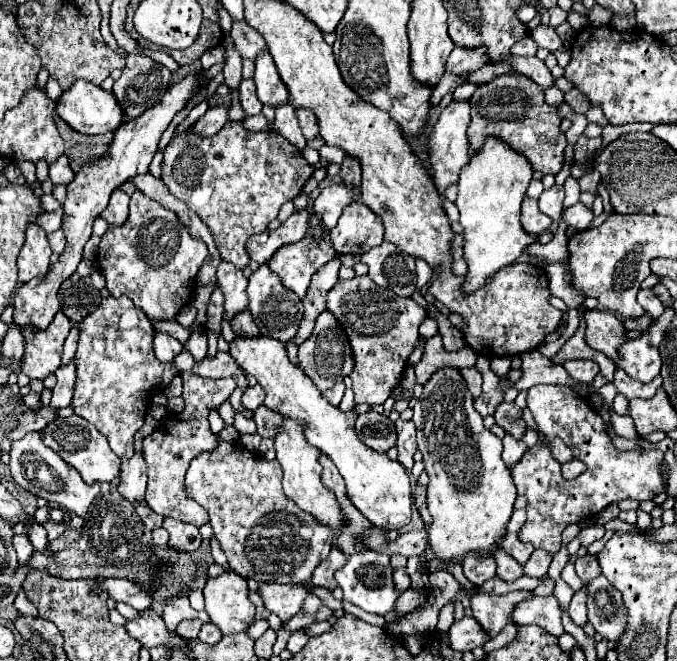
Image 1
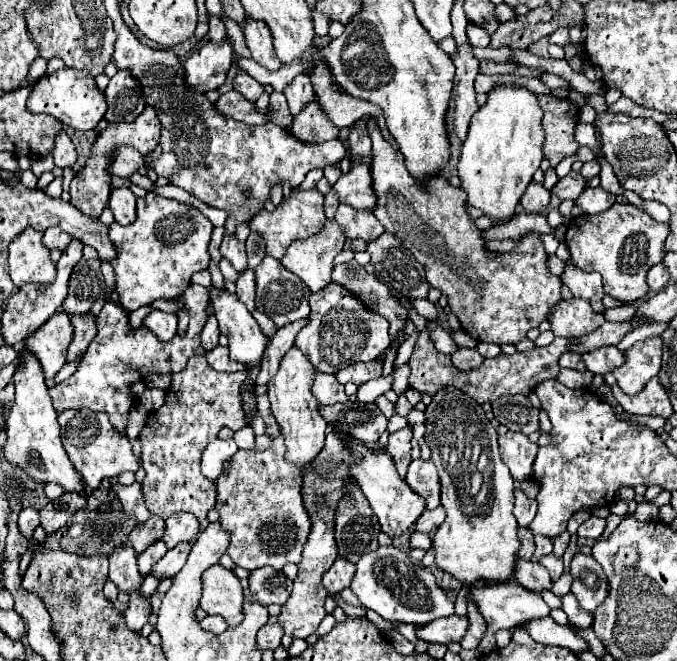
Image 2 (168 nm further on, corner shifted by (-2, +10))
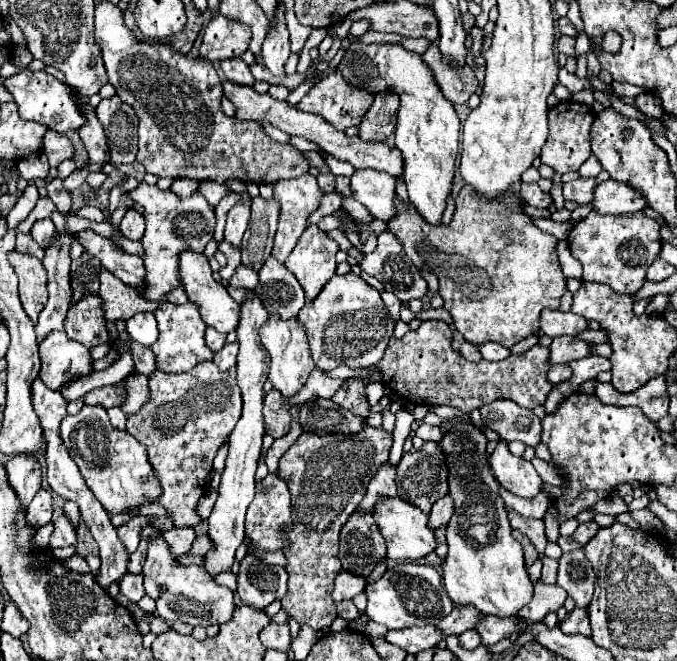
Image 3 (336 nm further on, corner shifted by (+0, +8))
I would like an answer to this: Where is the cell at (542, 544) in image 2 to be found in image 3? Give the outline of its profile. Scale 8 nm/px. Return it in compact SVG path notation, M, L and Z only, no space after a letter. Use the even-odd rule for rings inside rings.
M510 513L508 517L510 517L510 525L514 529L522 531L534 543L538 553L544 553L546 543L548 543L546 533L544 533L544 521L542 519L526 519L526 517L518 515L518 513Z

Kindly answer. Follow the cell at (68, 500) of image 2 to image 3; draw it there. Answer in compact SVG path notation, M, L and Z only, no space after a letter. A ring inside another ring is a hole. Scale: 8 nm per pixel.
M66 513L54 521L54 531L50 535L50 547L70 547L76 543L76 531Z

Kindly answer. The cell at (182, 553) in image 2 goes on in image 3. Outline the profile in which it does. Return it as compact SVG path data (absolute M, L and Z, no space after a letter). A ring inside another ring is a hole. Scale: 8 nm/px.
M202 535L202 537L196 537L196 541L194 541L194 545L192 545L192 549L190 549L190 553L192 555L206 555L208 551L212 549L212 543L210 543L210 539L208 539L208 535Z

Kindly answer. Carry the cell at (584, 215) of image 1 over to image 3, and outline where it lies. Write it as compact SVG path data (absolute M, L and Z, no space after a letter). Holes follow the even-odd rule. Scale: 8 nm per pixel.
M608 179L594 189L594 199L590 205L600 215L624 215L642 211L646 207L646 201L642 199L642 195L638 195L638 191L630 189L630 185Z

